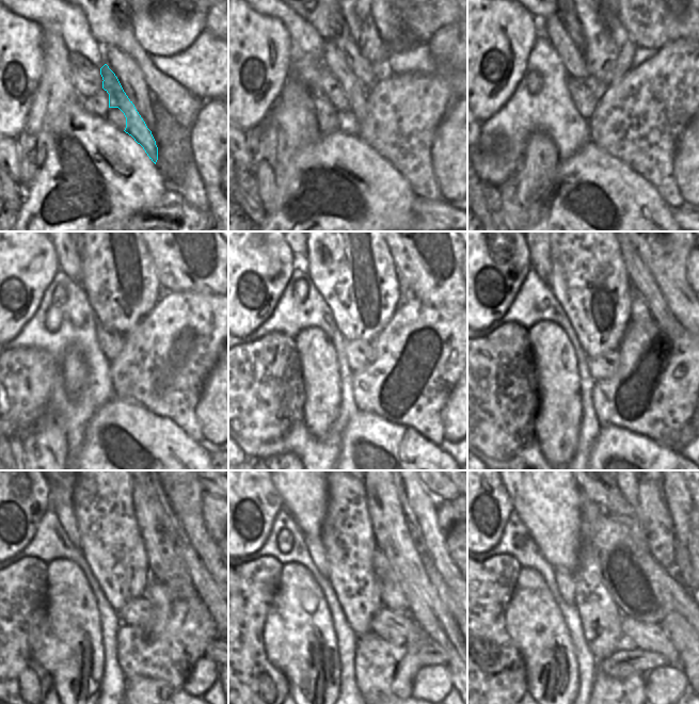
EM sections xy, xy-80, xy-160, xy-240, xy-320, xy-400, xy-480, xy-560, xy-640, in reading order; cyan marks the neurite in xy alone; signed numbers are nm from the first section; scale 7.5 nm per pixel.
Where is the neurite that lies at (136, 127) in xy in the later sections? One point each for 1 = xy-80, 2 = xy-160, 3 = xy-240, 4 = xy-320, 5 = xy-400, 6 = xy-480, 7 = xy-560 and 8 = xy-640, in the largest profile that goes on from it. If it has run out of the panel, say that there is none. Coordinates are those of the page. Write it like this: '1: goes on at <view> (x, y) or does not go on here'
1: goes on at xy-80 (332, 59)
2: goes on at xy-160 (571, 57)
3: goes on at xy-240 (68, 260)
4: goes on at xy-320 (300, 253)
5: does not go on here
6: does not go on here
7: does not go on here
8: does not go on here

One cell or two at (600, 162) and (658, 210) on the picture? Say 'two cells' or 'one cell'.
one cell

